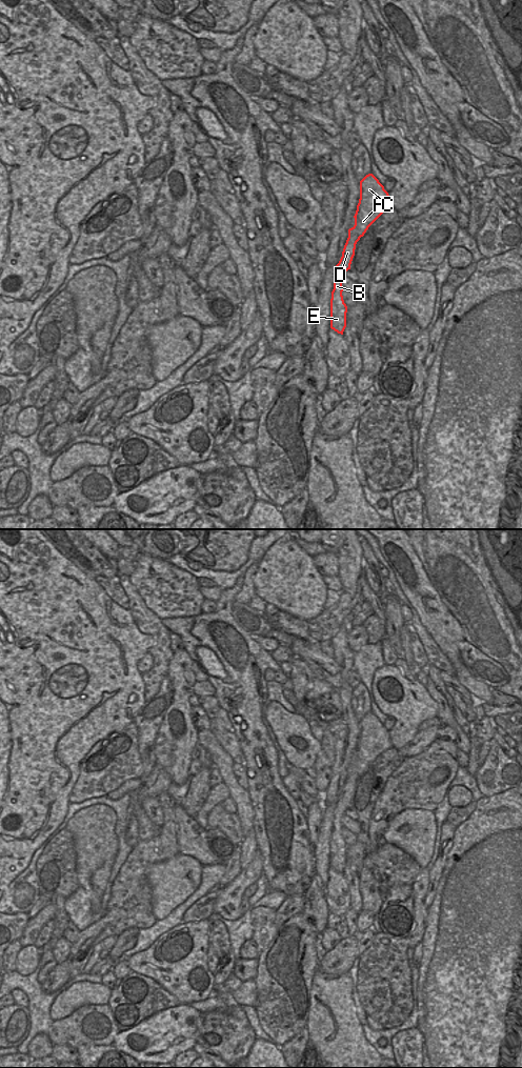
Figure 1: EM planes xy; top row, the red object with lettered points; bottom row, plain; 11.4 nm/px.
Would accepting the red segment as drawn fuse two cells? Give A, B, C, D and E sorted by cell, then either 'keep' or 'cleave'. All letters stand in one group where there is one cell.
groups A B C D E; keep

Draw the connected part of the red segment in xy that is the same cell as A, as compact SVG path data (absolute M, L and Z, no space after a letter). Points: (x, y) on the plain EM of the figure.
M366 713L360 720L360 738L354 754L355 764L348 768L348 777L342 795L336 804L334 828L330 838L330 867L343 873L346 866L347 845L344 842L342 818L350 808L356 783L368 766L385 750L392 748L389 733L384 725L373 713Z

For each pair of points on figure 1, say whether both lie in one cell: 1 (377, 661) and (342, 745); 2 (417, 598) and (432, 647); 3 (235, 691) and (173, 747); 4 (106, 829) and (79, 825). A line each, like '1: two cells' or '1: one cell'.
1: two cells
2: two cells
3: two cells
4: one cell

